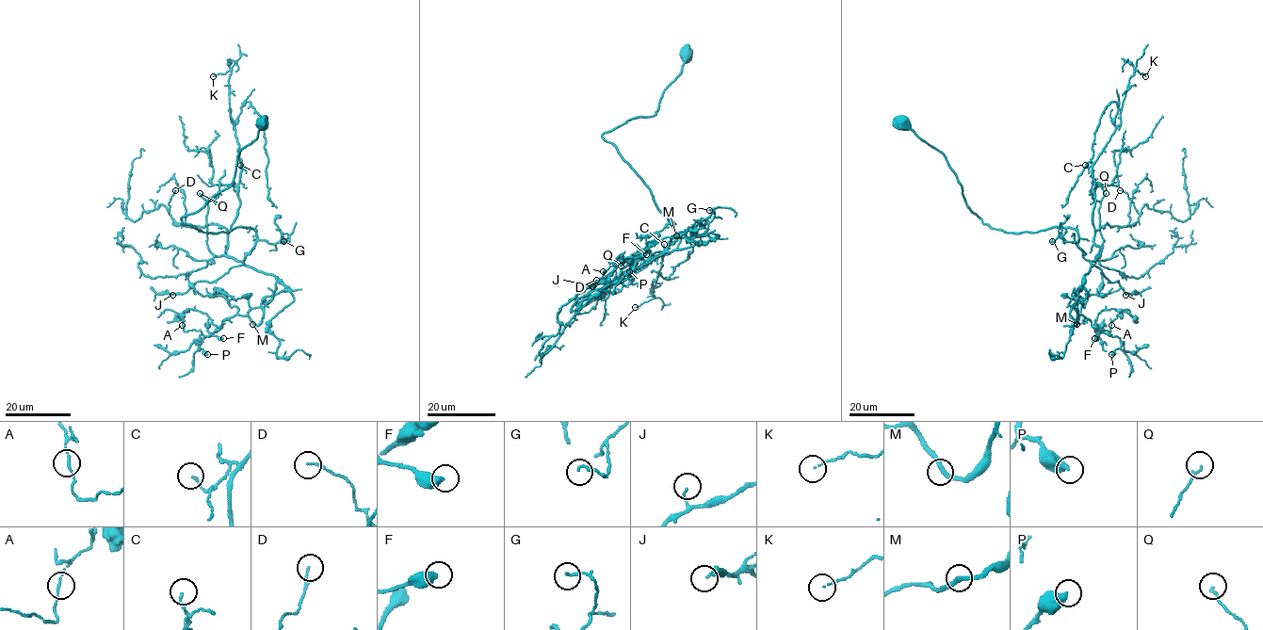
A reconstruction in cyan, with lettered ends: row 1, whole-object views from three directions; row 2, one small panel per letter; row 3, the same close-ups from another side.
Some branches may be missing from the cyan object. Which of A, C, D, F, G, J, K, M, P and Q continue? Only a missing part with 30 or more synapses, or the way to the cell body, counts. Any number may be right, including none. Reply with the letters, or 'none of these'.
none of these

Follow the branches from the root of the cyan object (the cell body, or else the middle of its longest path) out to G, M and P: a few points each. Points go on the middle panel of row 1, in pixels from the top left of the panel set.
G: (684, 54), (682, 72), (656, 112), (602, 137), (681, 237), (702, 234), (714, 216), (709, 210)
M: (684, 54), (654, 115), (602, 135), (681, 237), (667, 250), (701, 242), (688, 241), (688, 228), (676, 235)
P: (684, 54), (656, 112), (602, 137), (681, 237), (667, 250), (701, 242), (662, 238), (629, 271)

